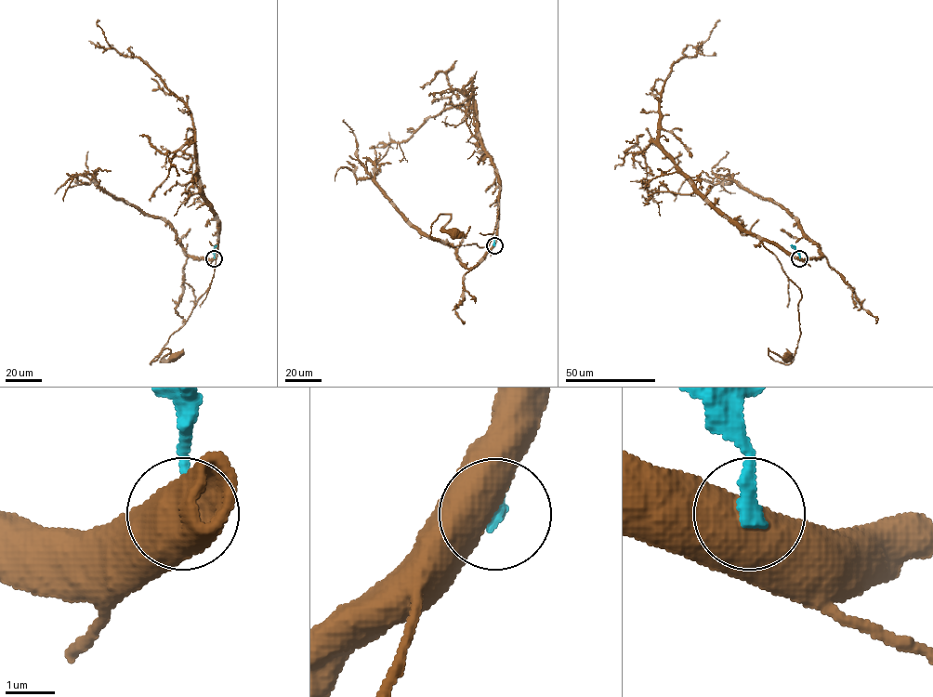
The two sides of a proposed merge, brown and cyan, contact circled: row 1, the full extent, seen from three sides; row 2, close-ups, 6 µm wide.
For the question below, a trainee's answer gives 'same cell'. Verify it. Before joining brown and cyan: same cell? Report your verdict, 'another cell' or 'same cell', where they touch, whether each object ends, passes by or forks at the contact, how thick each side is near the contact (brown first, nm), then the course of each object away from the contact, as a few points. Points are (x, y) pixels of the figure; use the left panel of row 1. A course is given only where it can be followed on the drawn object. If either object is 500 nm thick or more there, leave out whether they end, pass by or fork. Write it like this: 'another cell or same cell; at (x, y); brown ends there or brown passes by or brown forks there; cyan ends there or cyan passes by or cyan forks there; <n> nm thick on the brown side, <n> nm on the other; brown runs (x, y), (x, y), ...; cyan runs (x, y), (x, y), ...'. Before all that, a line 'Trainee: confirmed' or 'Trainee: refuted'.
Trainee: refuted
another cell; at (214, 258); 750 nm thick on the brown side, 320 nm on the other; brown runs (215, 257), (209, 287), (150, 363), (164, 349), (170, 350), (165, 360), (172, 357); cyan runs (215, 257), (216, 245)

